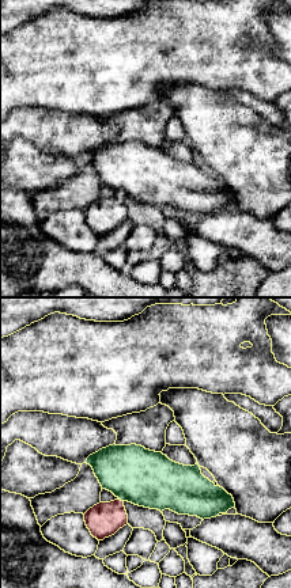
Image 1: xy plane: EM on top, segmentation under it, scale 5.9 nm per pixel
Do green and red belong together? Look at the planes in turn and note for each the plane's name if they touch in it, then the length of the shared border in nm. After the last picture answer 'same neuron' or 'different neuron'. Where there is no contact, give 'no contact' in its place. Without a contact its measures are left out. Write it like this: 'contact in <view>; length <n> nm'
contact in xy; length 40 nm

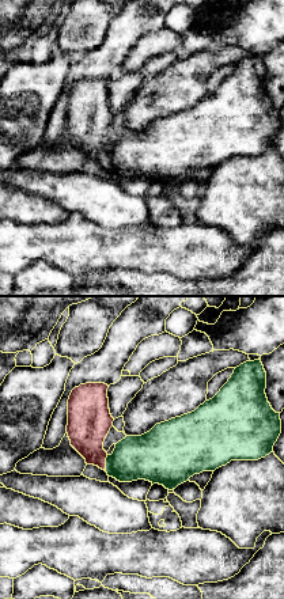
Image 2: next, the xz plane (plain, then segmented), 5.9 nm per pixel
contact in xz; length 100 nm

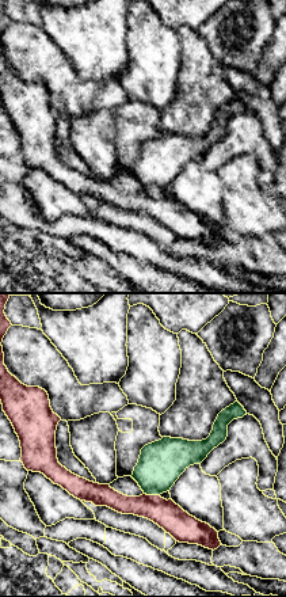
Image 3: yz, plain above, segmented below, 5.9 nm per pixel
contact in yz; length 100 nm

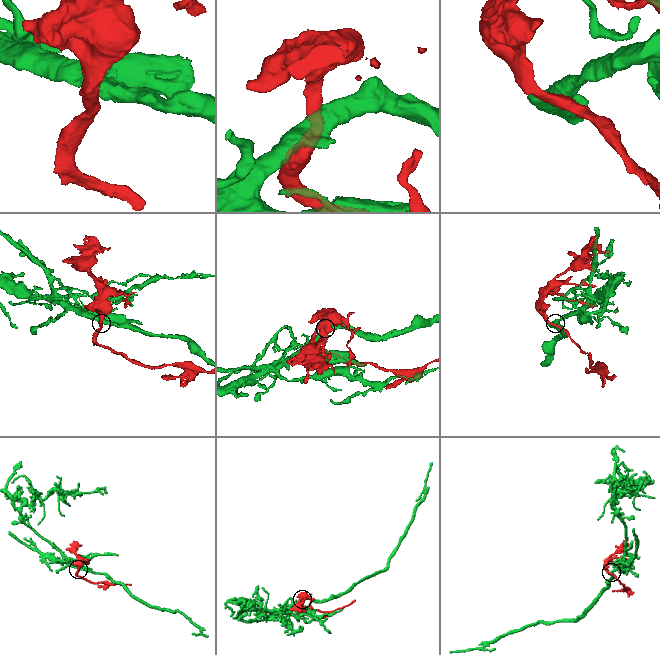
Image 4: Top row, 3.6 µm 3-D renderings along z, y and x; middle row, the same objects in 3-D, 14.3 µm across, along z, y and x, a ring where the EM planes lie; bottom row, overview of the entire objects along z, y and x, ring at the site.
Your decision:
same neuron

